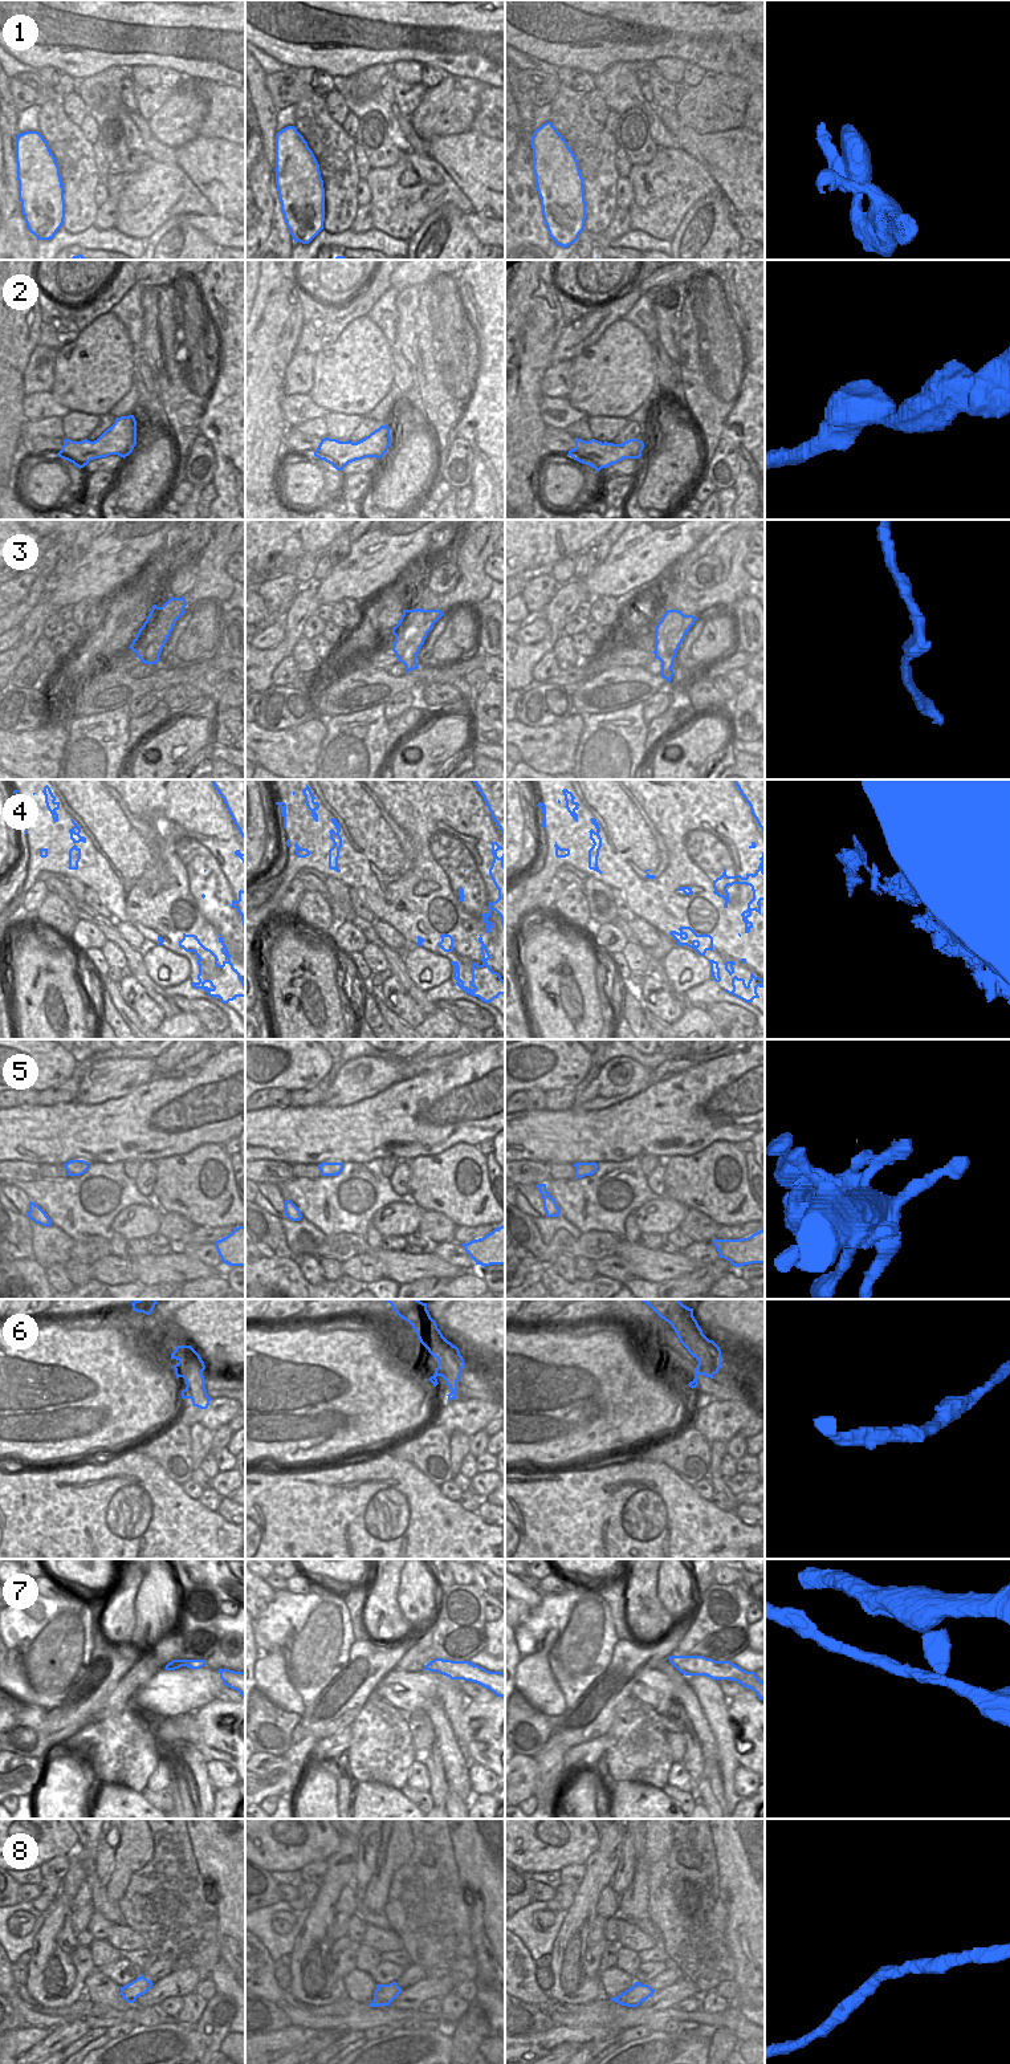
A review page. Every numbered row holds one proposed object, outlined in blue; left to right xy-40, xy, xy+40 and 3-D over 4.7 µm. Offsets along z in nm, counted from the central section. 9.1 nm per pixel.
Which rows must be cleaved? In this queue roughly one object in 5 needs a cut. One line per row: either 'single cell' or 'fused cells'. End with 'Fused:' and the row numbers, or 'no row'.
1: fused cells
2: single cell
3: fused cells
4: single cell
5: single cell
6: single cell
7: single cell
8: single cell
Fused: 1, 3

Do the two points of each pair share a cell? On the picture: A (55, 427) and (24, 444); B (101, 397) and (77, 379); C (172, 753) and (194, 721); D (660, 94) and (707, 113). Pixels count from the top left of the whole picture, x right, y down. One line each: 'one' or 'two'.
A: one
B: one
C: one
D: two

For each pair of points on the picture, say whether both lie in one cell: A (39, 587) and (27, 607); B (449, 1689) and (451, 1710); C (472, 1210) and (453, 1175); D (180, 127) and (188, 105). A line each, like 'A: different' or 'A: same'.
A: same
B: same
C: same
D: same

